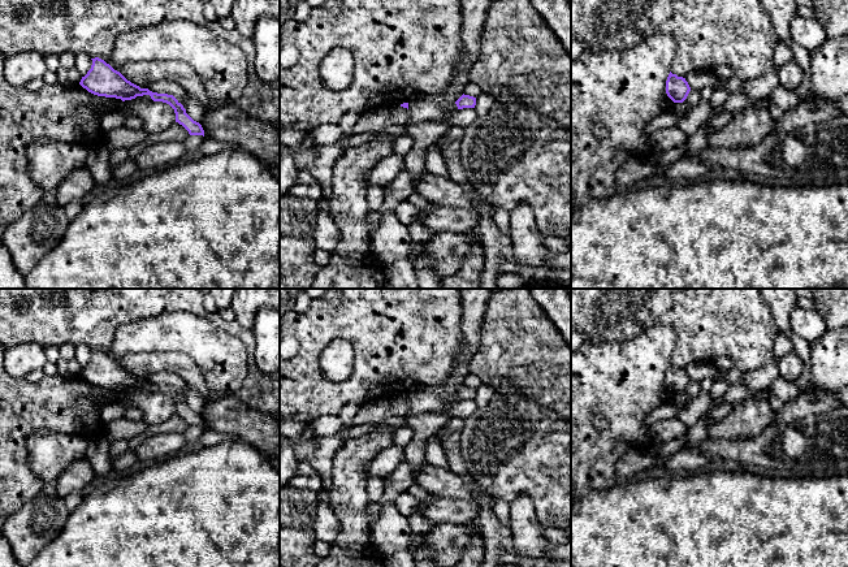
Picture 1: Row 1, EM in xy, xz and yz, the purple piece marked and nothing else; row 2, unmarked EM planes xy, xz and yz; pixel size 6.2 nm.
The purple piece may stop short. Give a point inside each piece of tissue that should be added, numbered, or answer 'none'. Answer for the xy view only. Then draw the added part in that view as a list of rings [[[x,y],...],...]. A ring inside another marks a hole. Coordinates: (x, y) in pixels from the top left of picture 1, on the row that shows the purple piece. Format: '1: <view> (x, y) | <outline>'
none

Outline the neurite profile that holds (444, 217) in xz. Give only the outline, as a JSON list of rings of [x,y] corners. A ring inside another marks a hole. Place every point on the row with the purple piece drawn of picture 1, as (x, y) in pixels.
[[[438,205],[427,215],[424,224],[436,233],[451,231],[467,234],[475,230],[479,218],[479,212],[473,209]]]

